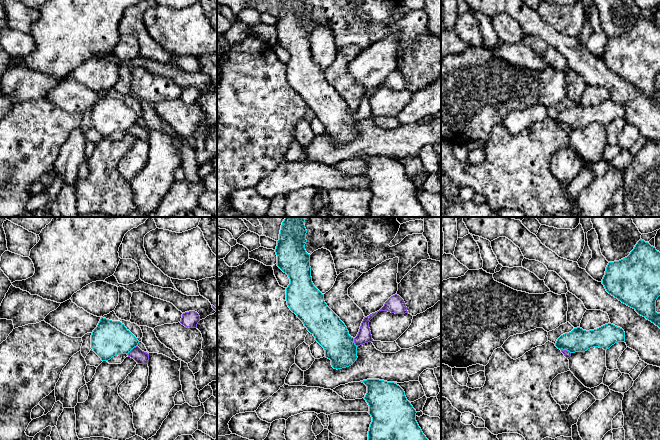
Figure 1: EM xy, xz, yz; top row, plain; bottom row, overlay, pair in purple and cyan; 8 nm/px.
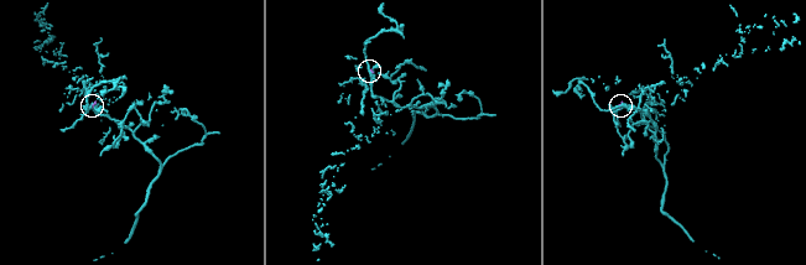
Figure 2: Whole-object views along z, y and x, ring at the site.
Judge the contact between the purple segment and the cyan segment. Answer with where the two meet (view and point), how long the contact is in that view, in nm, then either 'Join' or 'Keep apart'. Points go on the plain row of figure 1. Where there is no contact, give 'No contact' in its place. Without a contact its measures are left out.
Touches purple at xy (132, 125). Shared border 120 nm. Keep apart

